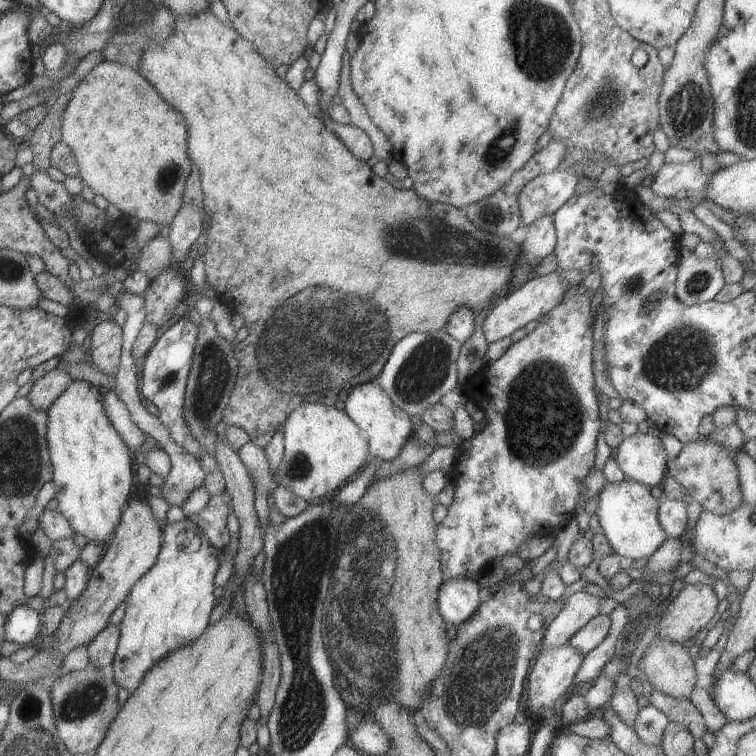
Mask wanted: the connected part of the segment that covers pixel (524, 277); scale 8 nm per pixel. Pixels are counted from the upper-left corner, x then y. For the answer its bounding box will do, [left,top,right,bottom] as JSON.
[494,216,557,306]

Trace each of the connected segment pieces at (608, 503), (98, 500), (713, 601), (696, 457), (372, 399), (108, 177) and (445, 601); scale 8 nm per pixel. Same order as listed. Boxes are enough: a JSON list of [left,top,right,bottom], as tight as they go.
[[595,478,667,561],[46,380,134,544],[656,583,719,644],[667,437,744,515],[344,380,412,461],[62,61,192,226],[437,578,482,626]]

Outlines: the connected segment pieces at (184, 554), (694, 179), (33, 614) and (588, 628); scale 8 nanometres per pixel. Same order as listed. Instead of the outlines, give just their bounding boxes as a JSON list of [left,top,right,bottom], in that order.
[[112,517,218,693],[650,158,710,197],[4,604,43,646],[568,615,612,654]]

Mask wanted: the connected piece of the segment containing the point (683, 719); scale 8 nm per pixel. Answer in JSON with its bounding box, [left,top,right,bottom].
[650,690,707,739]

